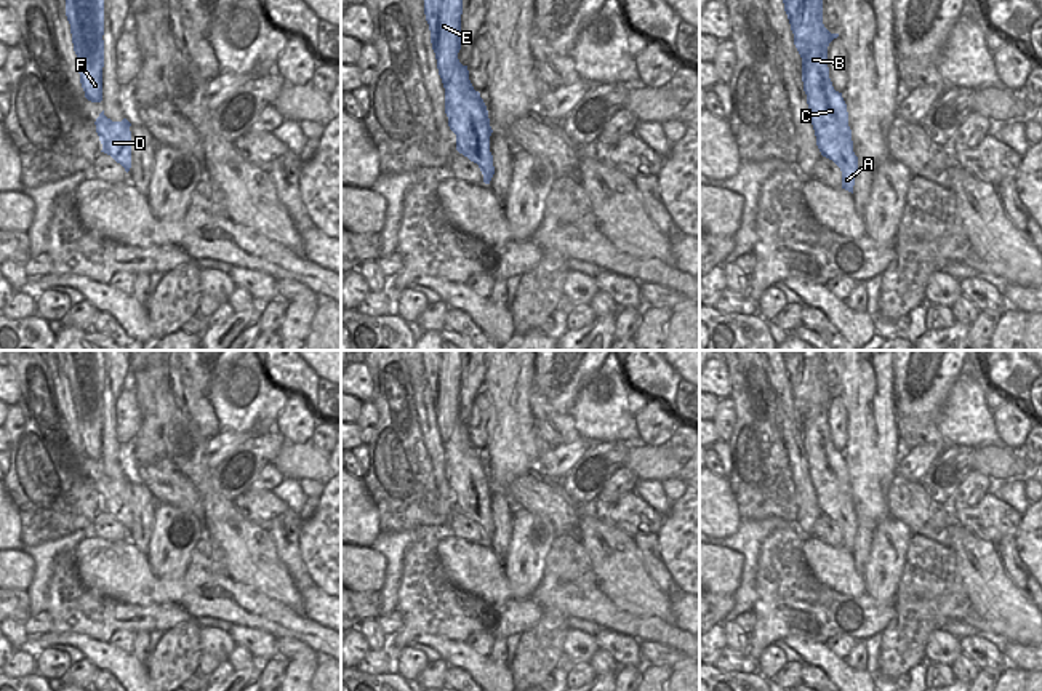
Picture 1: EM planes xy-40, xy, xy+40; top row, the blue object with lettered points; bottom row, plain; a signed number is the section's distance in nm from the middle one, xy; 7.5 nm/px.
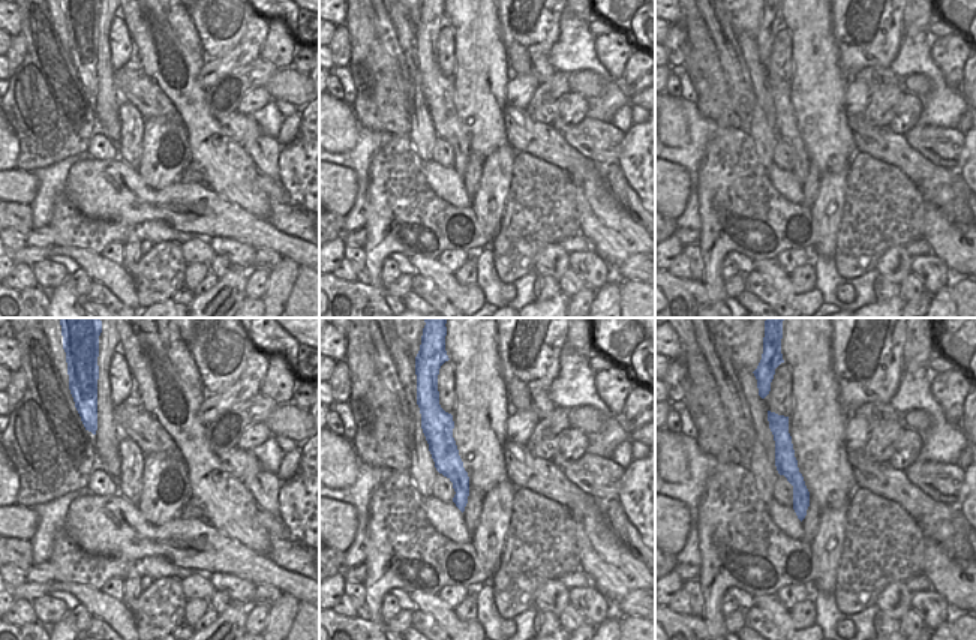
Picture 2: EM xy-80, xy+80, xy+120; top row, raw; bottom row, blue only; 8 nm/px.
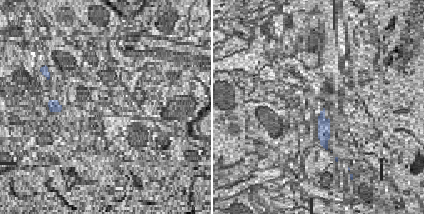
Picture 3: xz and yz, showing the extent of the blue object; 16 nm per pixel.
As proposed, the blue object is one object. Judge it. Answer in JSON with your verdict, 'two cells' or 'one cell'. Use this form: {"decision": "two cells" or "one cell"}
{"decision": "two cells"}

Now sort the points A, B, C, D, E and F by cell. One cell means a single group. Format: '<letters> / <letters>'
A / B C D E F

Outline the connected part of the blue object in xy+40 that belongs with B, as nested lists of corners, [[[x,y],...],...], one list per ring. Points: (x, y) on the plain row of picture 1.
[[[781,350],[794,403],[802,416],[802,440],[816,504],[836,523],[853,509],[847,462],[829,437],[828,405],[839,395],[823,382],[821,350]]]

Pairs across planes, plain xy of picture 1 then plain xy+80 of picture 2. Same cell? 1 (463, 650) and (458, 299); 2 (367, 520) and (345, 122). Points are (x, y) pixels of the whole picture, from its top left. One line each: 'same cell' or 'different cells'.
1: same cell
2: same cell

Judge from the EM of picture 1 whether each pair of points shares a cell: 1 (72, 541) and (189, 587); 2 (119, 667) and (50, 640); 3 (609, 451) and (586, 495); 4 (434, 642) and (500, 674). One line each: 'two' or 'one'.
1: two
2: one
3: one
4: one

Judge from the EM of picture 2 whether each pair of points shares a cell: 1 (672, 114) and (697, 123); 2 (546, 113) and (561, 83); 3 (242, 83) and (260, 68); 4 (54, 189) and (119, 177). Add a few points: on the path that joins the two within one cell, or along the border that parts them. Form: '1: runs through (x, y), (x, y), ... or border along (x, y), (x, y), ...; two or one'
1: border along (675, 98), (688, 132), (688, 143), (684, 147); two
2: runs through (546, 105), (547, 98), (555, 90); one
3: runs through (246, 78), (255, 72); one
4: border along (84, 159), (72, 165), (62, 194); two

